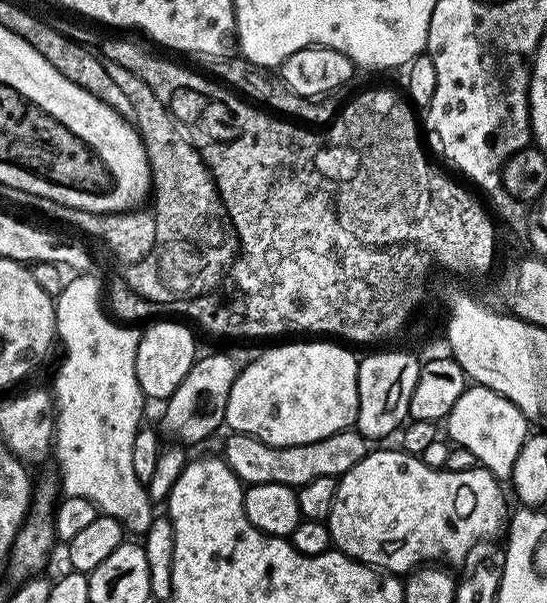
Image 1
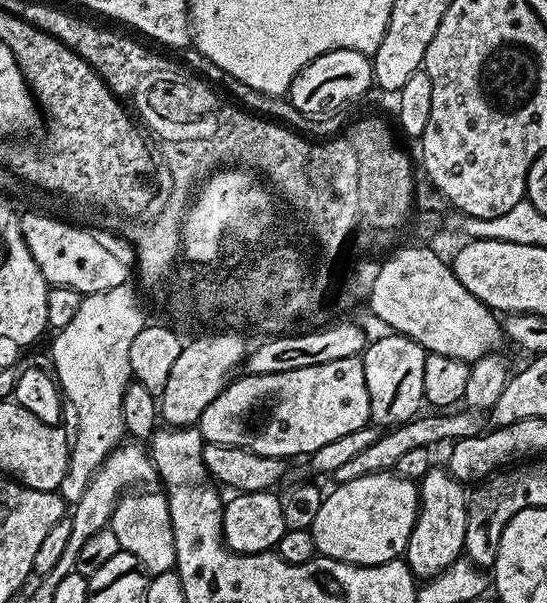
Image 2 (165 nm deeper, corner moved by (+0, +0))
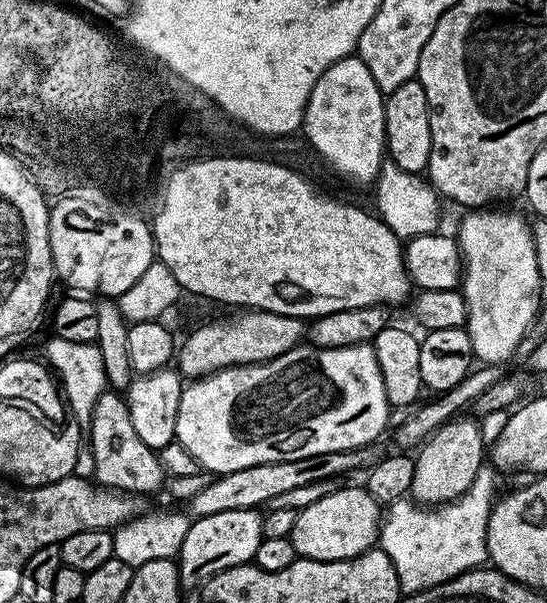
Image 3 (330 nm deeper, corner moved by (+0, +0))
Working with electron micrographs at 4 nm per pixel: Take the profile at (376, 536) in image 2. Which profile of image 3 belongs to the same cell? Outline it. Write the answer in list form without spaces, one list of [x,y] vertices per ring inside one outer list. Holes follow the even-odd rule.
[[[333,487],[326,498],[318,498],[314,506],[306,506],[296,514],[292,541],[297,557],[306,560],[349,560],[368,551],[379,541],[382,506],[368,492],[367,487]]]

